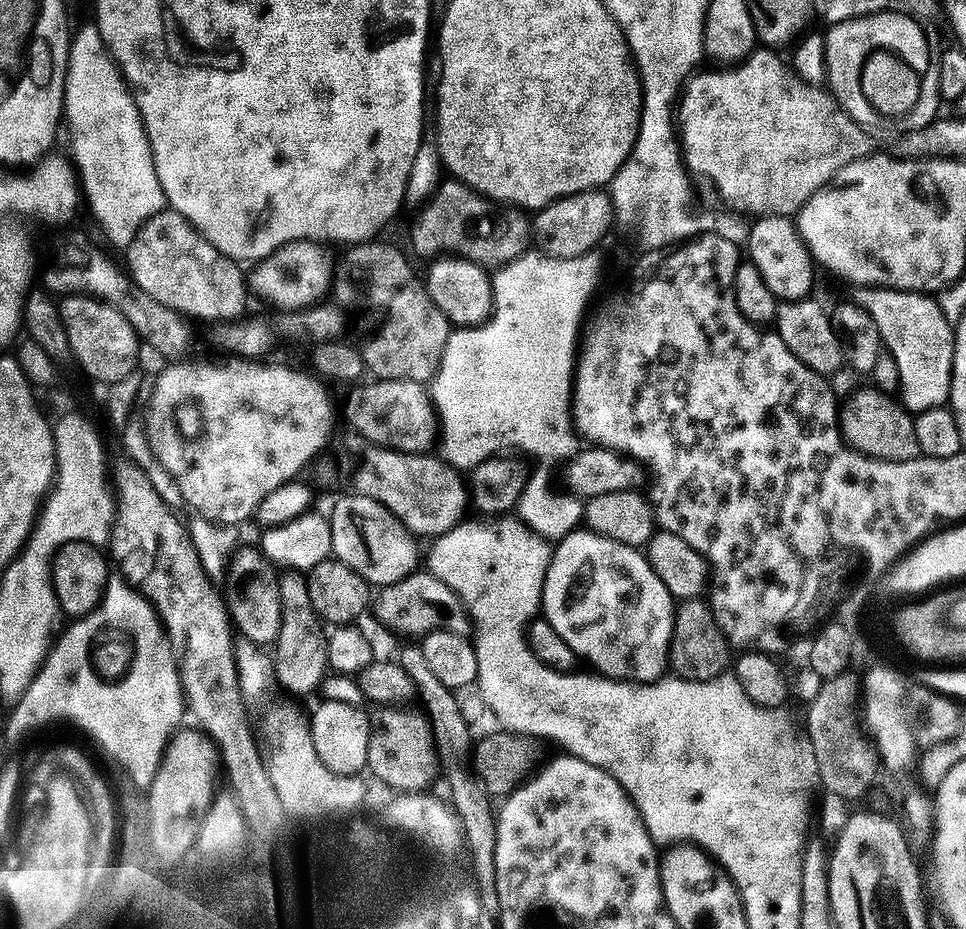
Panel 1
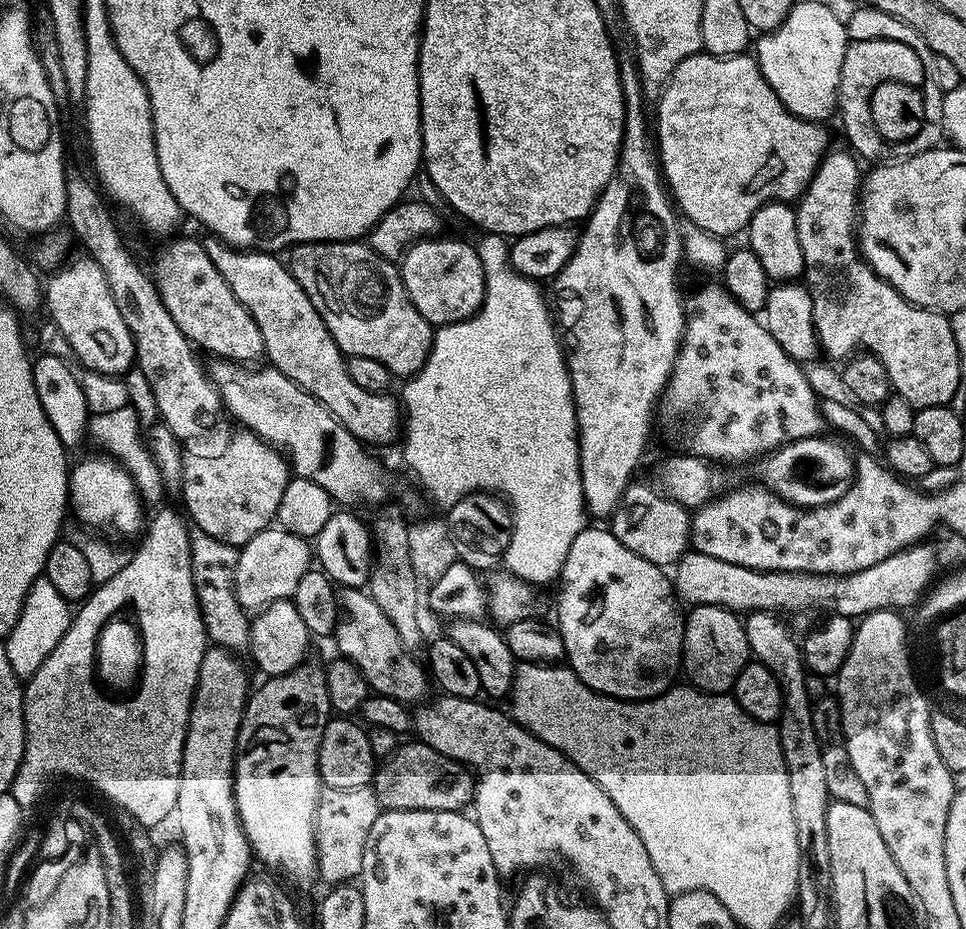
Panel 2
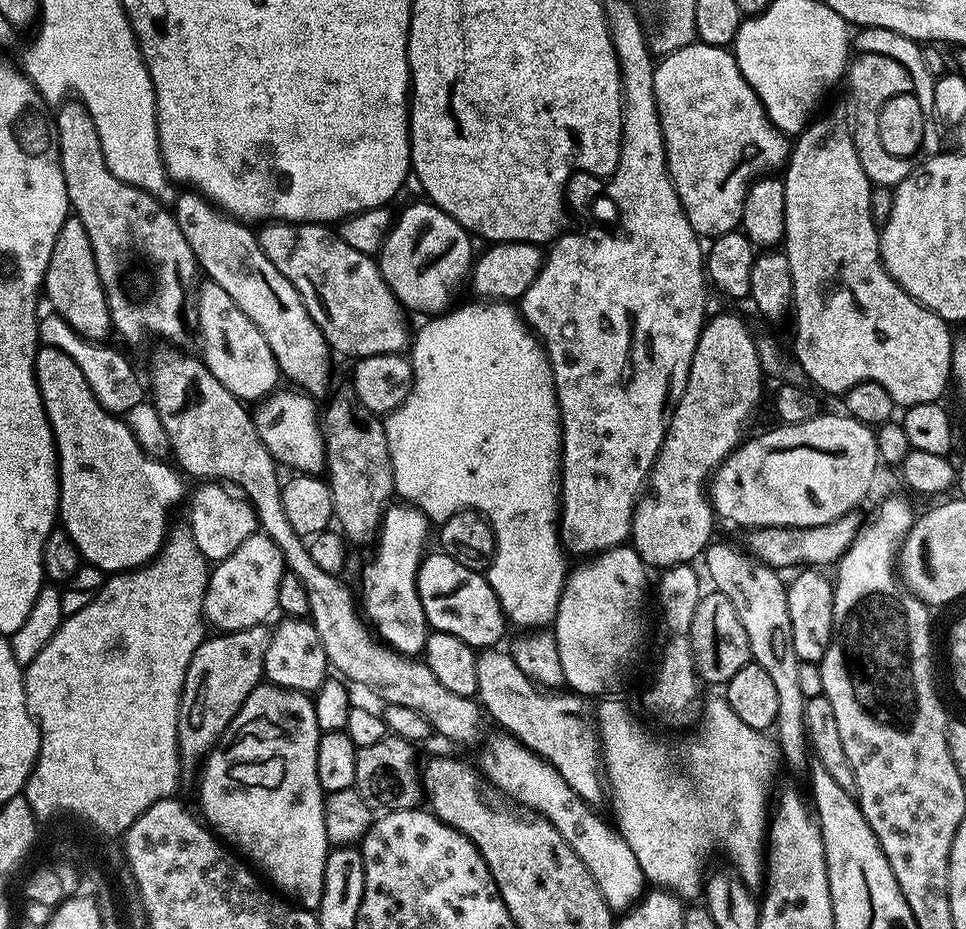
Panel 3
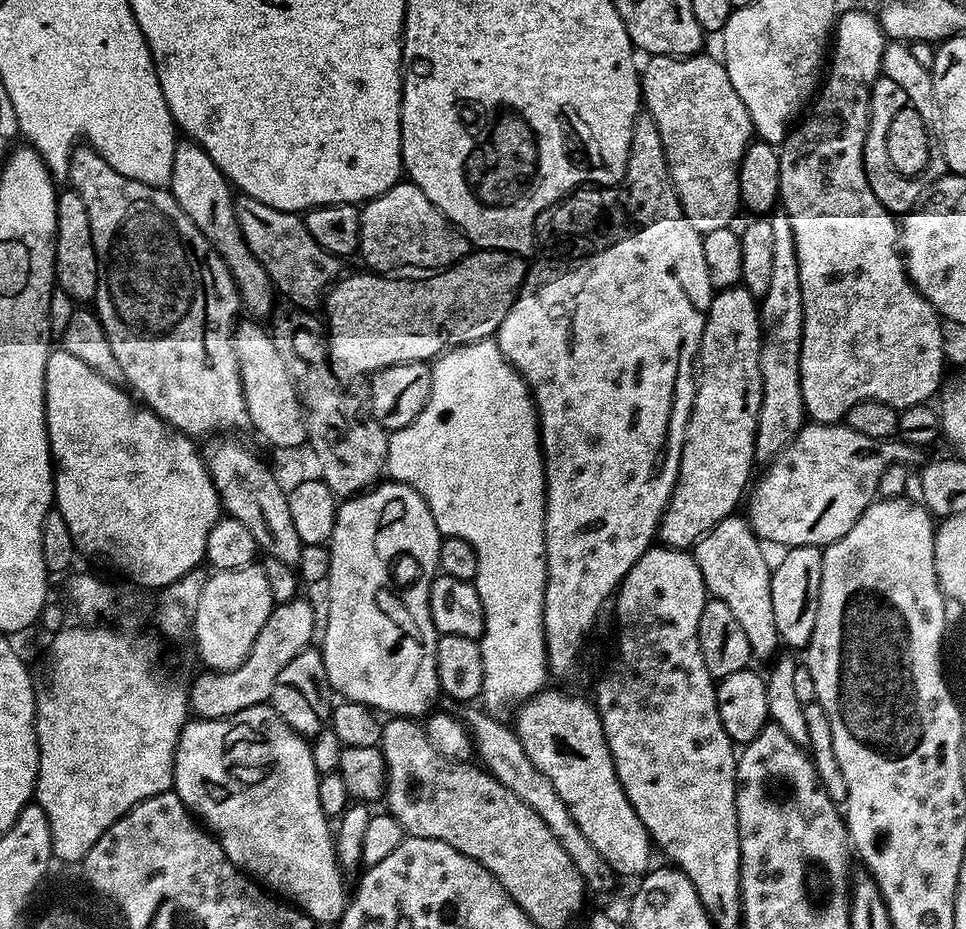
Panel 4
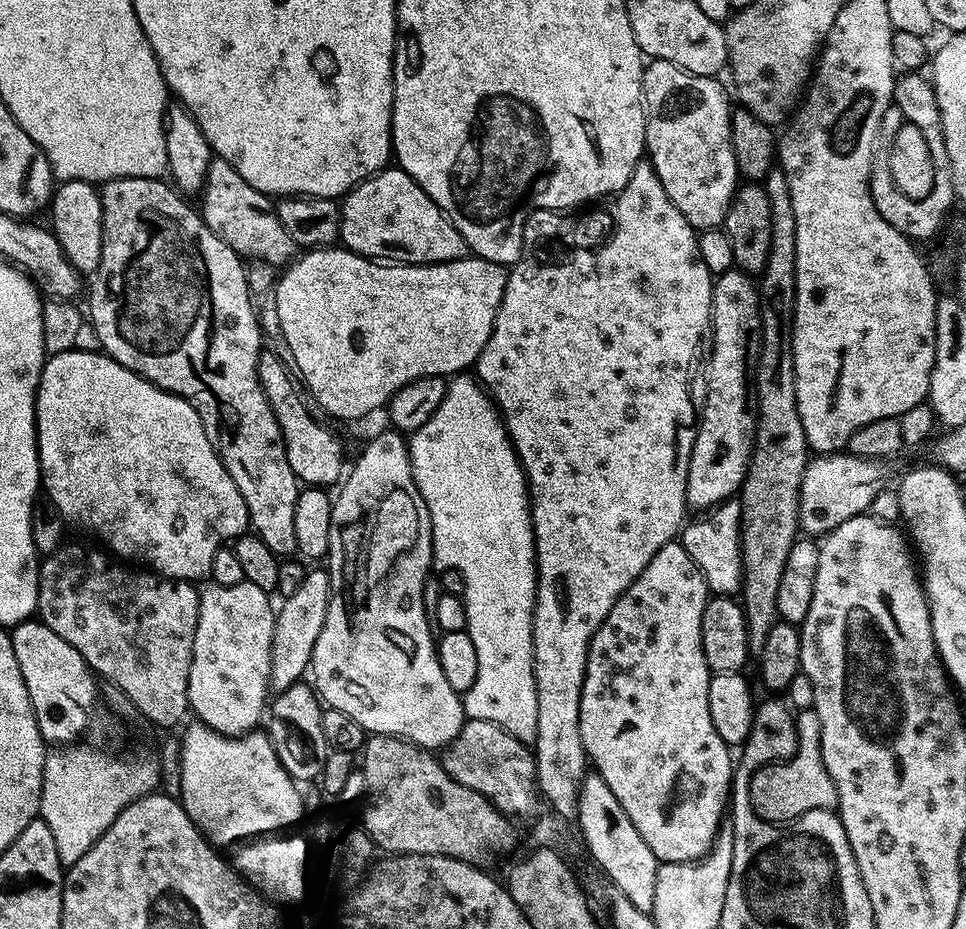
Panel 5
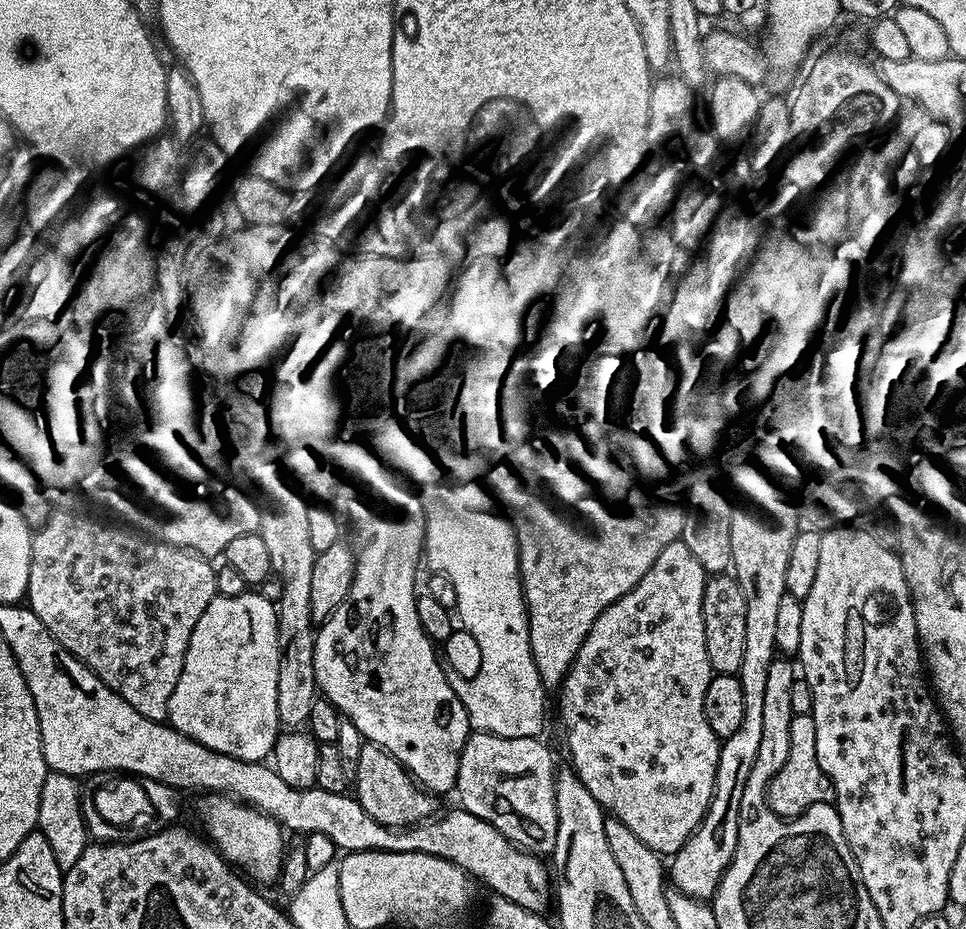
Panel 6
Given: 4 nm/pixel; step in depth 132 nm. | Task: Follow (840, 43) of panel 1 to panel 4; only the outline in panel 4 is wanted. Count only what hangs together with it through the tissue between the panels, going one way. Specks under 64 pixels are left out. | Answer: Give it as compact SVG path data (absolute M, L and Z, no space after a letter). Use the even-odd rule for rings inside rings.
M883 74L873 82L870 90L868 129L864 131L864 145L862 146L862 166L866 174L866 182L870 182L870 190L874 190L874 198L882 202L885 210L896 214L907 214L921 203L920 195L924 192L925 184L923 179L902 175L890 162L890 154L886 154L886 134L890 134L890 126L898 110L906 107L909 107L909 102L902 86L898 86L898 82L886 78Z

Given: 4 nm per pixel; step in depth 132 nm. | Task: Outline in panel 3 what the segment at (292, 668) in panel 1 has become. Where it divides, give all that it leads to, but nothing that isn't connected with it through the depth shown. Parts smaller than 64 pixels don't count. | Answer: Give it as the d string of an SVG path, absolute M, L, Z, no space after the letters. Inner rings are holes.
M262 682L248 695L246 702L242 702L238 714L217 740L216 747L203 757L204 781L200 784L203 819L229 845L232 843L241 848L253 860L251 863L277 884L275 887L285 897L309 910L319 909L322 902L330 851L324 821L326 793L318 782L318 742L321 735L316 701L311 695Z

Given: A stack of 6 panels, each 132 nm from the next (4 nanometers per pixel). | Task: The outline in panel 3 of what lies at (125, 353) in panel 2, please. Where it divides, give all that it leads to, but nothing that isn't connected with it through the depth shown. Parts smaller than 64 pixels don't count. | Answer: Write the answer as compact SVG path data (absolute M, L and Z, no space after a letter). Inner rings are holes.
M74 214L62 222L62 230L58 230L58 238L54 242L54 250L50 254L50 262L44 271L43 295L48 295L52 303L51 311L55 315L66 318L78 334L89 341L104 342L113 335L112 315L108 309L108 299L104 293L102 282L98 278L98 266L94 262L94 254L90 246L90 234L86 234L86 226Z

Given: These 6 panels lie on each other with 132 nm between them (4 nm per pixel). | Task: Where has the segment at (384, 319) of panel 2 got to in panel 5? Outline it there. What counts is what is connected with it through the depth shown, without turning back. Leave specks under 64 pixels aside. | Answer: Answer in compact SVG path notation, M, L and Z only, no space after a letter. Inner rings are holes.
M212 159L204 190L199 193L198 200L198 211L206 226L240 257L284 266L297 255L298 245L294 238L290 238L290 234L286 234L282 222L278 222L275 203L265 193L252 188L250 182L246 182L242 174L238 174L238 170L230 166L230 162Z

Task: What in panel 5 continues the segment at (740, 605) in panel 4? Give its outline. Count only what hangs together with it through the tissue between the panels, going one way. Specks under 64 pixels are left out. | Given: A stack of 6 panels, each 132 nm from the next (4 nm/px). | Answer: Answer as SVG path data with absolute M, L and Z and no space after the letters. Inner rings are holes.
M739 499L724 500L714 508L709 508L697 520L689 519L685 523L678 542L690 554L698 566L702 578L708 583L709 593L736 594L741 591L744 582L742 550L740 549L740 519L742 506Z

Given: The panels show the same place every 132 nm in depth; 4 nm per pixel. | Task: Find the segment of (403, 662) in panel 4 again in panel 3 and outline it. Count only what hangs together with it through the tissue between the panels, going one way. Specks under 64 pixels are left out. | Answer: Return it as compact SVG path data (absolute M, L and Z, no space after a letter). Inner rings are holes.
M404 502L393 503L385 511L380 523L378 539L375 541L377 552L365 566L364 577L360 580L359 595L362 597L362 612L367 623L388 647L411 657L423 653L424 642L430 631L416 589L416 575L426 555L424 539L428 536L428 527L428 517L419 510Z

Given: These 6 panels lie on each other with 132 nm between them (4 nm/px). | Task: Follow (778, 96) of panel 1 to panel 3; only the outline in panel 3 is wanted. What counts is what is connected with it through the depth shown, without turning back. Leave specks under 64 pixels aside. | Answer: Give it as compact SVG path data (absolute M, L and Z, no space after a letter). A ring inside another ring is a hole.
M693 42L663 57L656 64L654 94L662 122L668 173L690 226L701 238L715 238L733 231L740 224L744 199L753 181L775 173L772 172L775 168L785 167L789 137L769 122L762 102L742 76L742 70L738 70L735 55L727 47Z

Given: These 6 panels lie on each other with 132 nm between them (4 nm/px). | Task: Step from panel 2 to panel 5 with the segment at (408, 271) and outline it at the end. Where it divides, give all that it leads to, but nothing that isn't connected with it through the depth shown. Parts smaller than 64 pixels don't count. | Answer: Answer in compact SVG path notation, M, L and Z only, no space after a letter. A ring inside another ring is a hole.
M388 166L356 185L343 197L340 204L339 243L350 252L367 256L377 262L399 262L402 264L445 264L448 260L462 260L469 255L464 236L448 221L443 210L434 203L399 166Z

